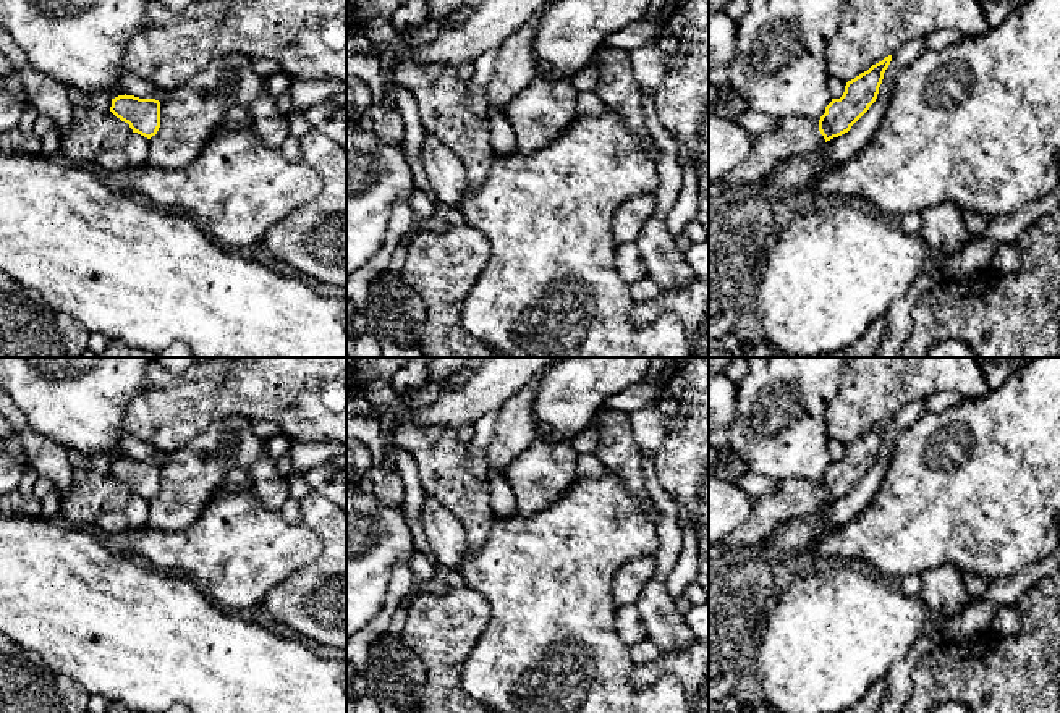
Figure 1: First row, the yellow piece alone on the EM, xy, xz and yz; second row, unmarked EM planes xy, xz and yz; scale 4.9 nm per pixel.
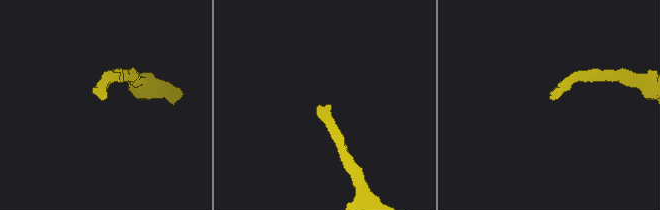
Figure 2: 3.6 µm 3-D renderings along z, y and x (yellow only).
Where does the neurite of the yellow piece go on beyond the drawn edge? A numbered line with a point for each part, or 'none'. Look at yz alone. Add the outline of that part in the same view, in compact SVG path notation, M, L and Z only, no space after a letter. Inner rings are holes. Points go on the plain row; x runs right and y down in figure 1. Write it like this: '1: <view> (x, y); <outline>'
1: yz (795, 498); M787 479L780 488L762 498L753 498L748 521L720 543L733 548L756 548L774 529L795 517L806 517L825 504L819 482Z

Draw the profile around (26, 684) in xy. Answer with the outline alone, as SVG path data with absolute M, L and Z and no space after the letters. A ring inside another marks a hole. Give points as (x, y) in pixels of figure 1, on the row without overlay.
M2 632L0 713L61 713L58 676Z

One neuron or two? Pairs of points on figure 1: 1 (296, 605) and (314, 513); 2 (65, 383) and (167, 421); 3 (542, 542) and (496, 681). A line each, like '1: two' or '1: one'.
1: one
2: two
3: one

